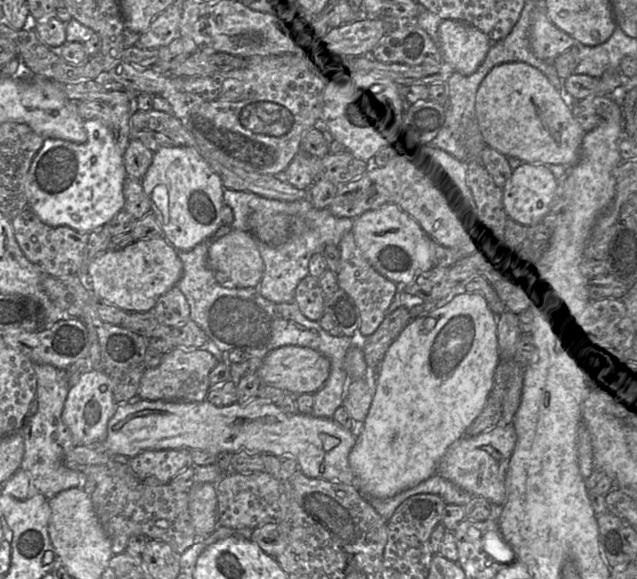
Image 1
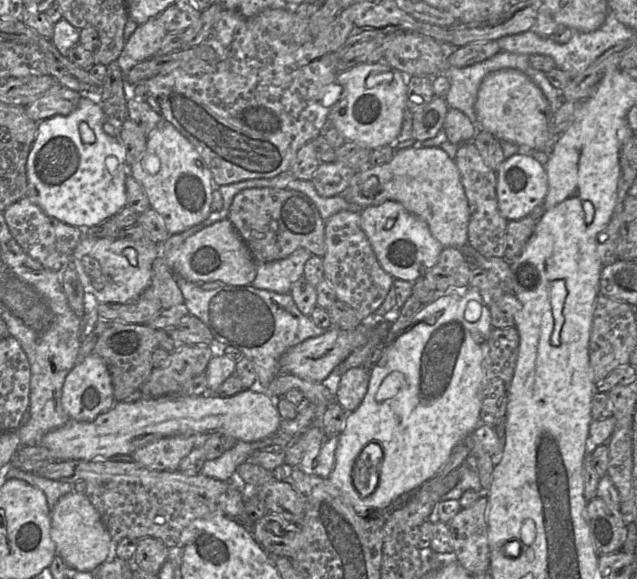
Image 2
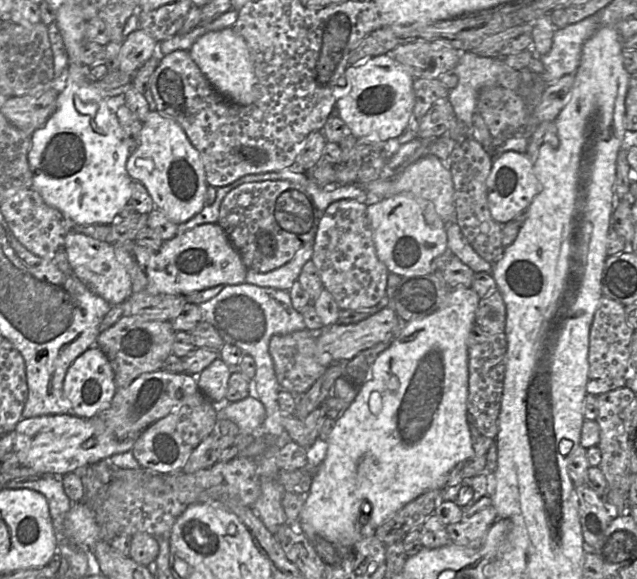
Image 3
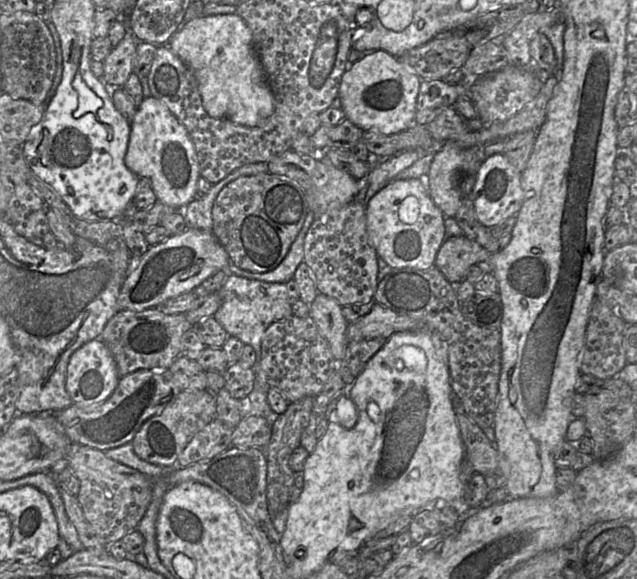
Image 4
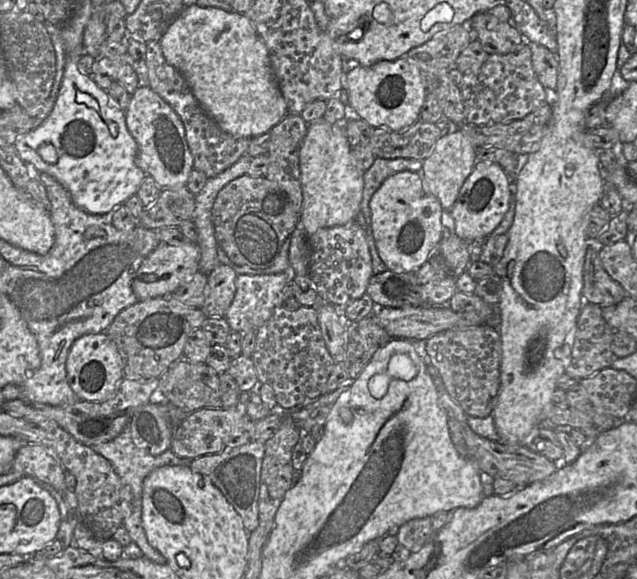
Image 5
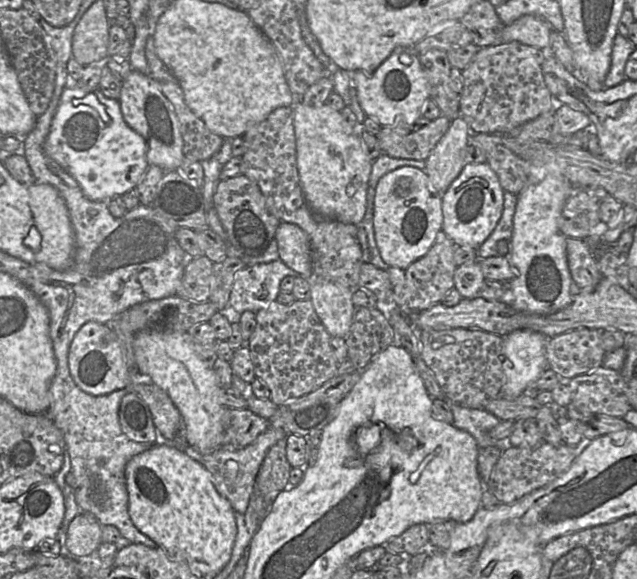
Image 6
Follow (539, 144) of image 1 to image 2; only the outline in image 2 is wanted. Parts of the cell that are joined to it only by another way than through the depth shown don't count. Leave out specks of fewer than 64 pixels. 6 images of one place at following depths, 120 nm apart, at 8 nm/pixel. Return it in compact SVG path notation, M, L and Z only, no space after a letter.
M516 69L497 70L483 79L475 111L481 129L493 134L498 140L549 153L558 138L550 132L547 99L524 73Z

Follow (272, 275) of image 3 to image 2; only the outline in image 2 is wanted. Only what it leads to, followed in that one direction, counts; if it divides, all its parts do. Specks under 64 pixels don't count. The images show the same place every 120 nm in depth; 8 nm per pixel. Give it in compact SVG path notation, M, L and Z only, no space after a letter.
M298 249L284 259L257 264L257 274L251 286L278 294L290 294L293 284L303 278L304 267L312 253Z

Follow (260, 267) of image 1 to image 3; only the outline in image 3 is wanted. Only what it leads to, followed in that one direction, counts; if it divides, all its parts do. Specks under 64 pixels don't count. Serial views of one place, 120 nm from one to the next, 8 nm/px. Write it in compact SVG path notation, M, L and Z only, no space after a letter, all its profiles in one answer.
M216 223L196 226L163 242L145 270L146 291L152 295L187 295L217 285L246 282L247 268L222 227Z

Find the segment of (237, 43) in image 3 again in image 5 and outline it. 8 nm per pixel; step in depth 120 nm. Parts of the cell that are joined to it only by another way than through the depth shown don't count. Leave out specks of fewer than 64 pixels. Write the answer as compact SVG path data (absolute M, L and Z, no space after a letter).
M185 7L159 43L165 60L182 74L203 111L223 131L236 137L260 136L288 113L267 48L243 13Z

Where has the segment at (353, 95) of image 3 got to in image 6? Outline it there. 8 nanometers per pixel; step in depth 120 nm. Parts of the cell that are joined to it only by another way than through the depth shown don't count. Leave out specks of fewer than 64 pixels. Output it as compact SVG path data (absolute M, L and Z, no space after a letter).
M396 47L375 71L367 73L358 70L354 74L358 100L363 112L382 127L410 126L422 116L422 105L430 97L429 84L413 47Z

